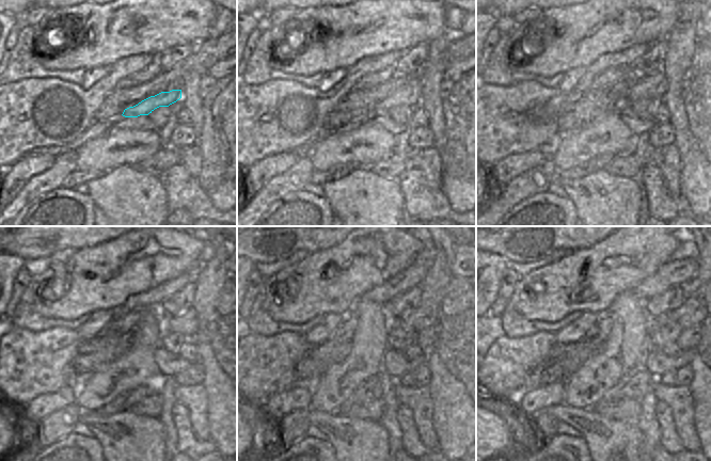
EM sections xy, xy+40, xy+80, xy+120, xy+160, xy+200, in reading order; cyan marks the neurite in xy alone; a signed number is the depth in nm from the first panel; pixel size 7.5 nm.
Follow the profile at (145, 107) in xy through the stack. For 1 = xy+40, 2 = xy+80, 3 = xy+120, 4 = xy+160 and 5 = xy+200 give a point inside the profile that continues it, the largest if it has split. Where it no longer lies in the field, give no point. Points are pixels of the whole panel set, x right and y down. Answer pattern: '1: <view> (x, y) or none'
1: xy+40 (409, 94)
2: xy+80 (654, 85)
3: xy+120 (184, 321)
4: xy+160 (423, 318)
5: xy+200 (692, 312)

